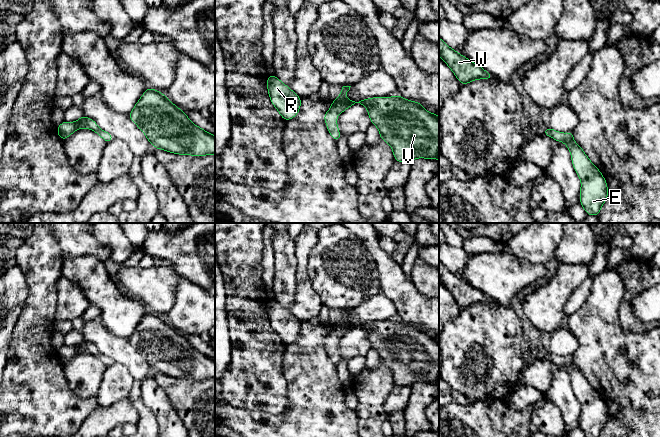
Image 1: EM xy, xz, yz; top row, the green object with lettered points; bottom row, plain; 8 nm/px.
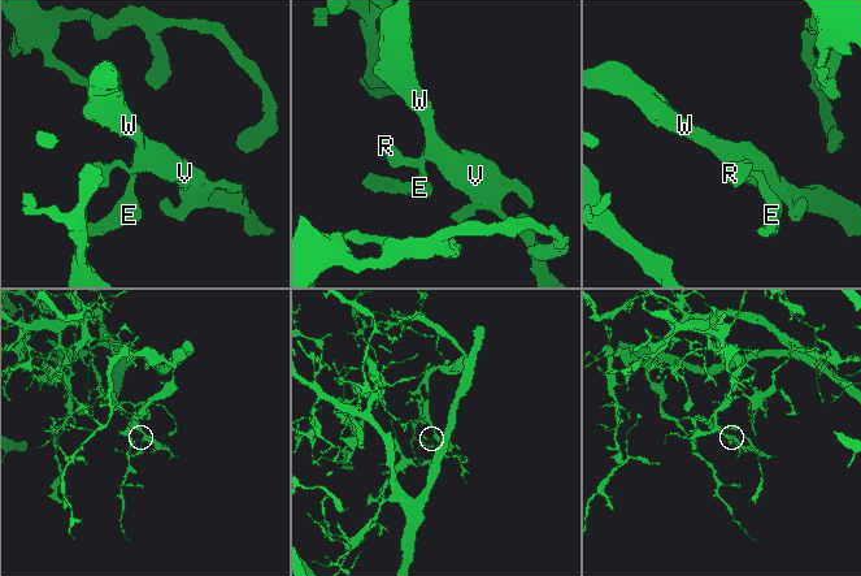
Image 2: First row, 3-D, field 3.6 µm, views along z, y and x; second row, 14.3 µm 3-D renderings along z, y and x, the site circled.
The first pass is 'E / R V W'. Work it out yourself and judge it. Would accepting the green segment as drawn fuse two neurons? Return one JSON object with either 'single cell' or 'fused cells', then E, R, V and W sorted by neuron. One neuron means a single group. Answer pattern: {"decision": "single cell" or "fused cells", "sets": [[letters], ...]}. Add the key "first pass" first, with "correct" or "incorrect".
{"first pass": "incorrect", "decision": "single cell", "sets": [["E", "R", "V", "W"]]}

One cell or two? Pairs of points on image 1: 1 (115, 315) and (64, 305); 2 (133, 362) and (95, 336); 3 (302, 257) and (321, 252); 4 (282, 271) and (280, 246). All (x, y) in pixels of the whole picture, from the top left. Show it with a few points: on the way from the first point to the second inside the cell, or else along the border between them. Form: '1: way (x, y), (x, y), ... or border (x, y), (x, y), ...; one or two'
1: border (76, 284), (90, 304); two
2: way (124, 353), (104, 340); one
3: border (318, 233), (307, 264), (309, 279); two
4: way (282, 265), (282, 252); one

